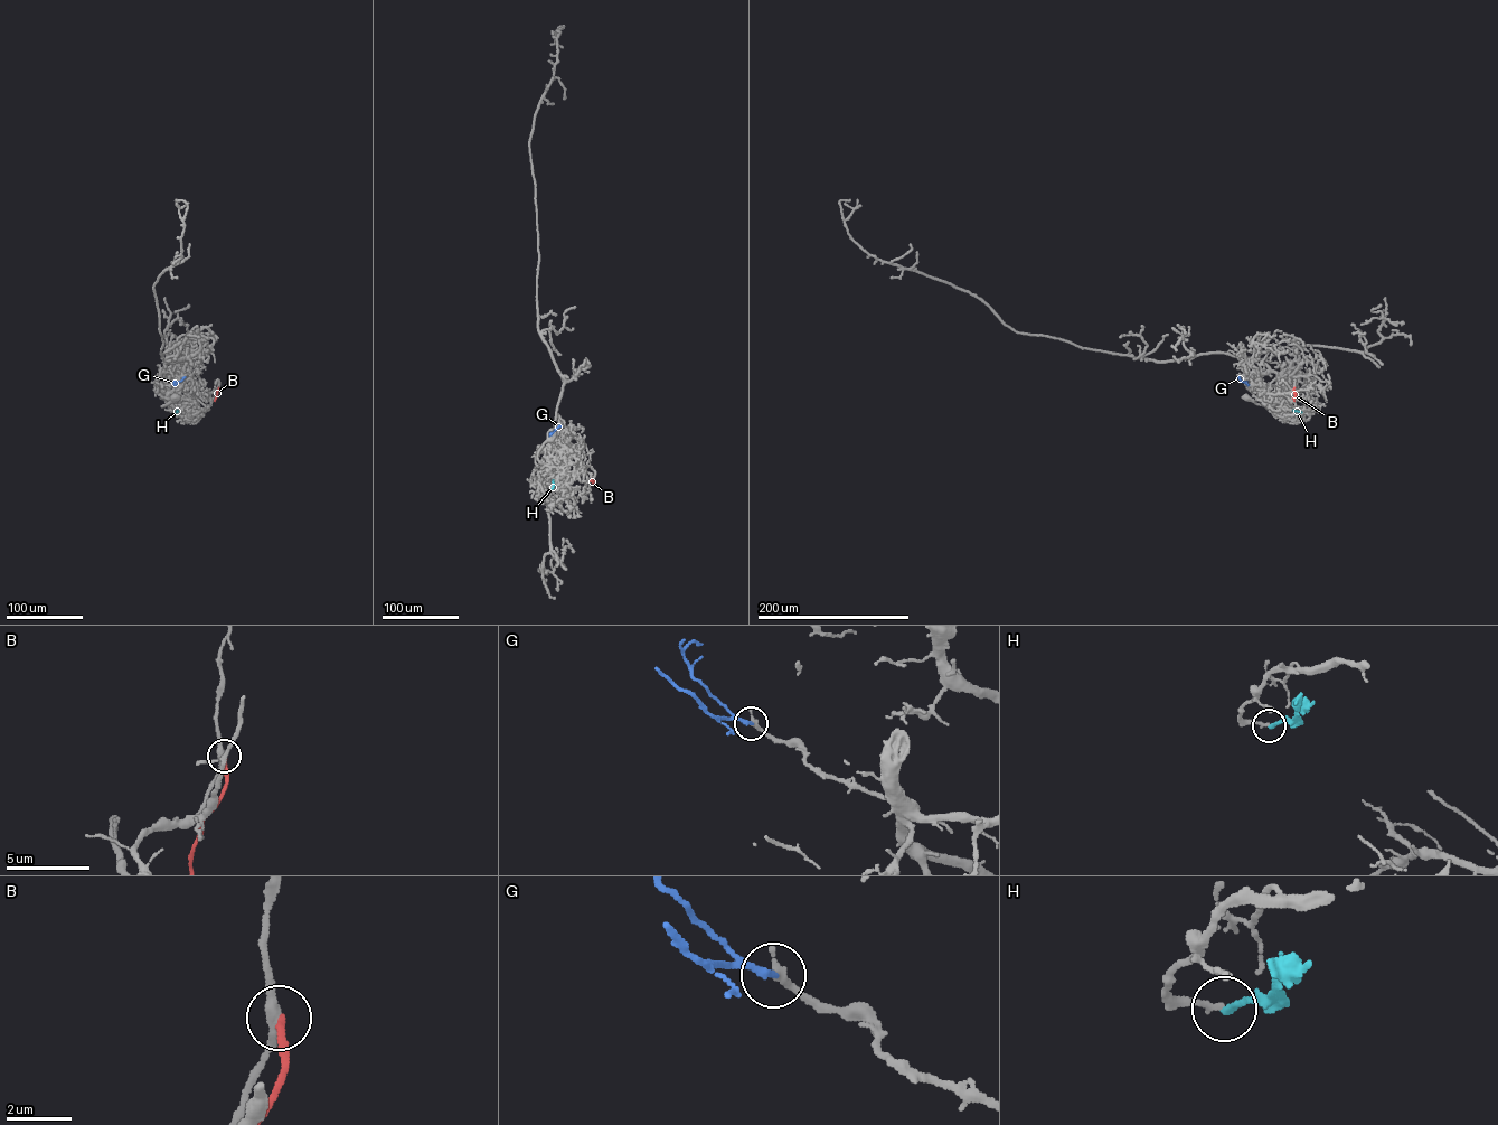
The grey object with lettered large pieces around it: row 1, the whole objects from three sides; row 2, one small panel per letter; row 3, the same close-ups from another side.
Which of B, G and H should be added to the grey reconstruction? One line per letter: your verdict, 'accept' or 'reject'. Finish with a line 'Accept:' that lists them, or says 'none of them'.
B: reject
G: reject
H: reject
Accept: none of them

